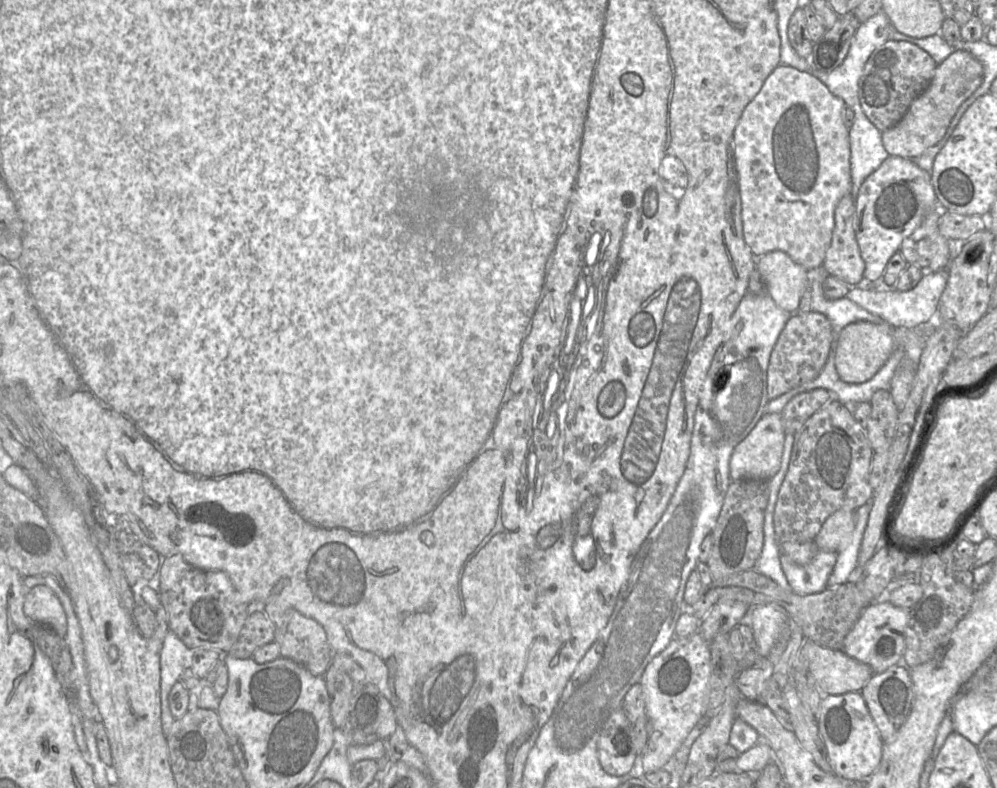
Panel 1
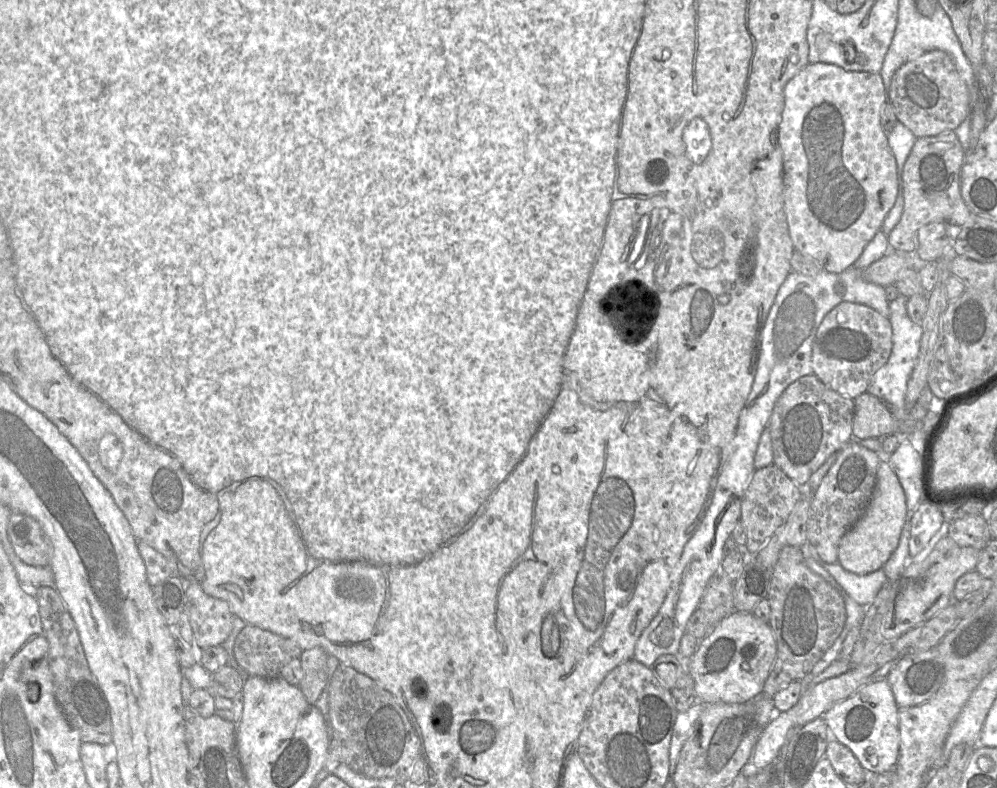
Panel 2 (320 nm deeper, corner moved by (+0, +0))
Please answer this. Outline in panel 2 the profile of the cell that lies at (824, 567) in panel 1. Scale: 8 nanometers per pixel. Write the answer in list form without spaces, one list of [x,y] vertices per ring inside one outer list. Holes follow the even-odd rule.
[[[838,562],[823,563],[823,567],[842,589],[842,595],[847,594],[864,607],[874,601],[880,589],[888,582],[882,569],[868,574],[856,574],[846,570]]]

